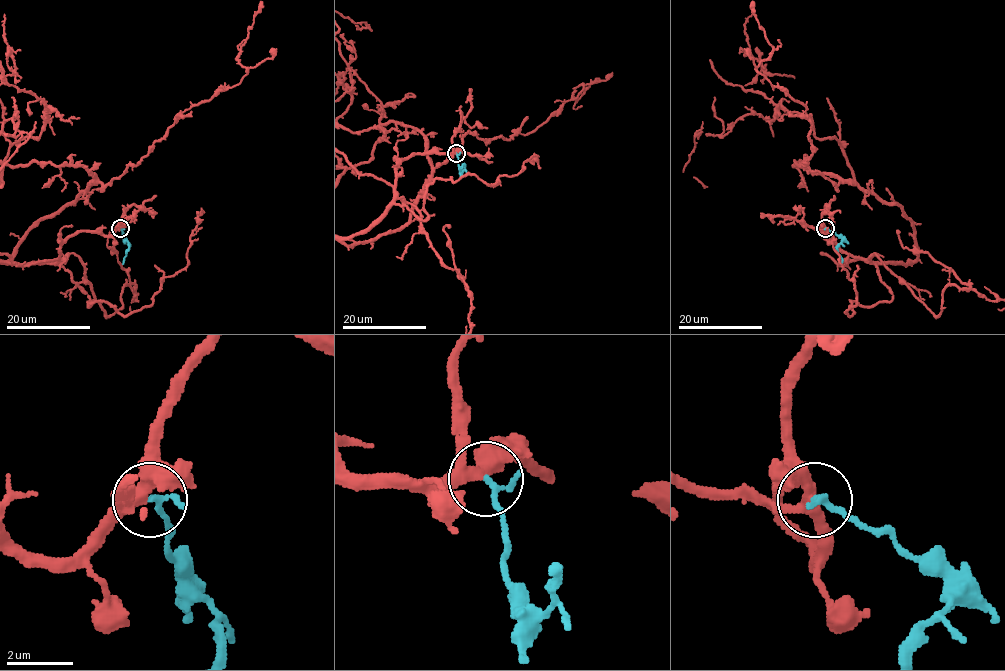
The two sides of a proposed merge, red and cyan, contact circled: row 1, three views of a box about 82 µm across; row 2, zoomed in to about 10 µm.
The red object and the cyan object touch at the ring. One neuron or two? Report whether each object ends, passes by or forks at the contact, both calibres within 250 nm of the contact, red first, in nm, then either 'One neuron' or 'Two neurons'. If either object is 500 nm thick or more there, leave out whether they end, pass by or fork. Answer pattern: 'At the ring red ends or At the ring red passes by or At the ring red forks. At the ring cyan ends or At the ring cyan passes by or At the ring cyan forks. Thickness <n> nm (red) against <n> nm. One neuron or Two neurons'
At the ring red forks. At the ring cyan passes by. Thickness 320 nm (red) against 150 nm. One neuron

